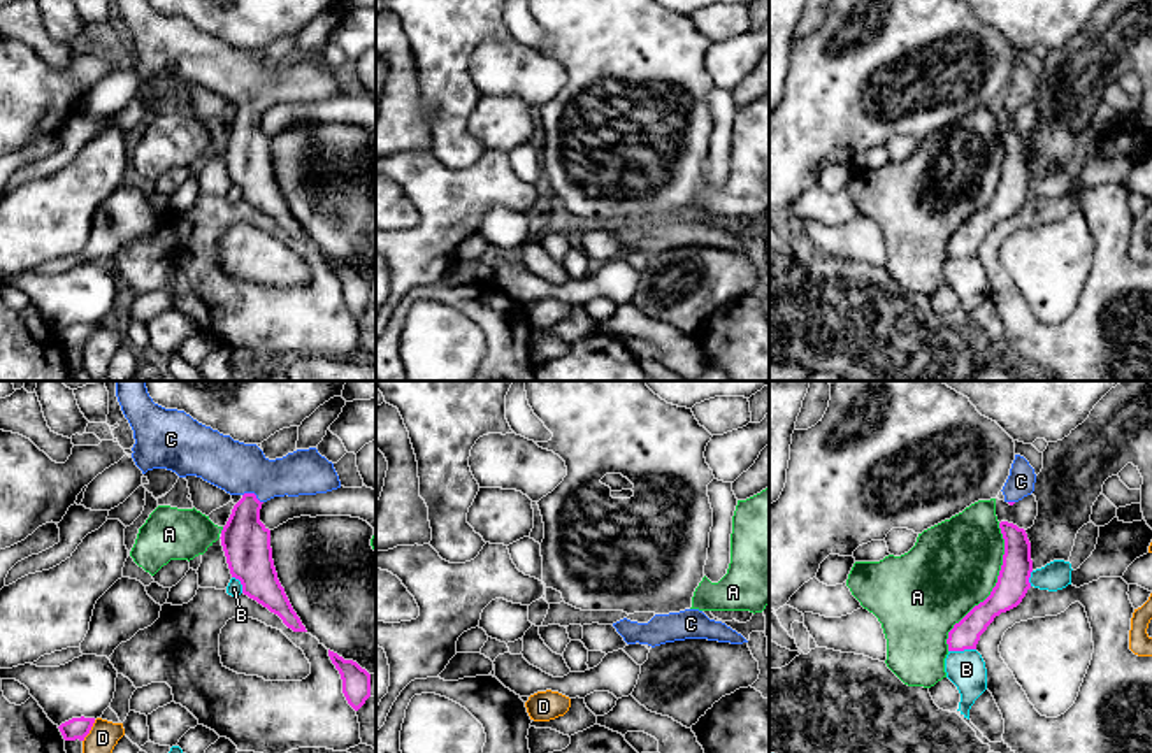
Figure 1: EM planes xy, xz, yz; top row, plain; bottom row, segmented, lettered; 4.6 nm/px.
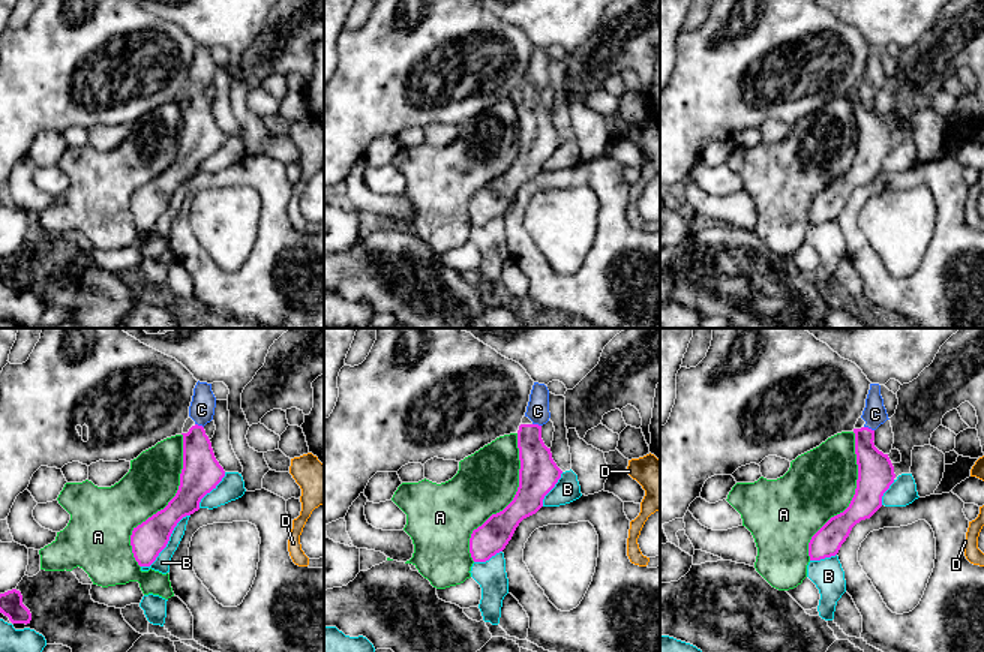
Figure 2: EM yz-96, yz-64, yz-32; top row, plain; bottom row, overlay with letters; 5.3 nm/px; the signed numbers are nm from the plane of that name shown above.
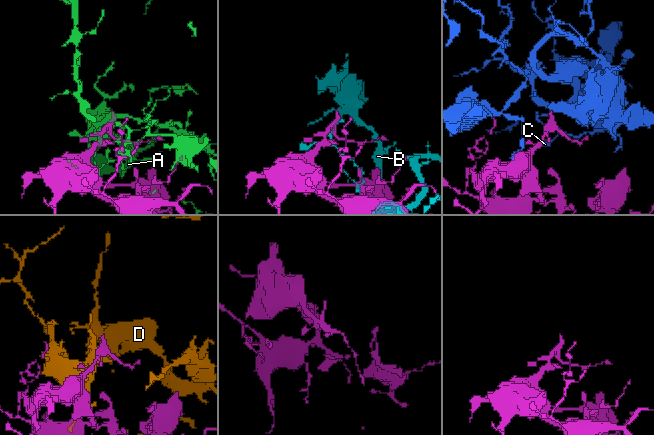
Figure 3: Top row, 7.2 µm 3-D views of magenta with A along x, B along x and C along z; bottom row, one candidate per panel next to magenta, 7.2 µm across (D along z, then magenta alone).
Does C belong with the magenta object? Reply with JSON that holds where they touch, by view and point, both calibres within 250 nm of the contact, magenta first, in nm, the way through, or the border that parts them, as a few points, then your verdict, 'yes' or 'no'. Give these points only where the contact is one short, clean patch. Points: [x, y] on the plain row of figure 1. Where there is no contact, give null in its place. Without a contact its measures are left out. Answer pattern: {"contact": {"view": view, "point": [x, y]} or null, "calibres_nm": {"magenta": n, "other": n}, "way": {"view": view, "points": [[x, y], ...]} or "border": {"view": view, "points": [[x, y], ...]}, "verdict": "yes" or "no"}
{"contact": {"view": "xy", "point": [253, 100]}, "calibres_nm": {"magenta": 220, "other": 240}, "way": {"view": "xy", "points": [[246, 150], [246, 116], [253, 100], [253, 92], [236, 74]]}, "verdict": "yes"}

